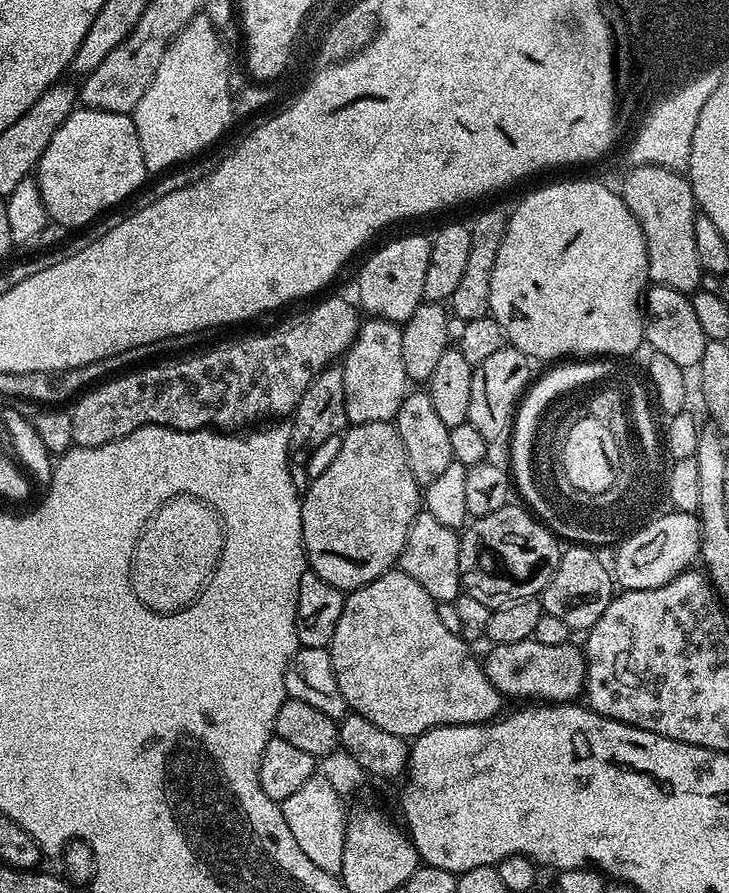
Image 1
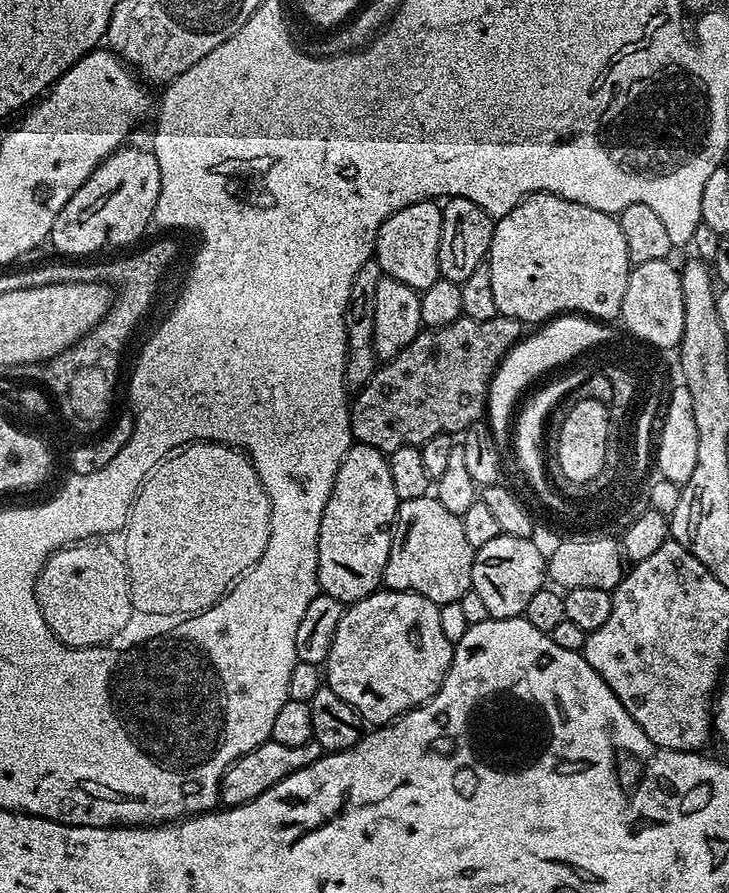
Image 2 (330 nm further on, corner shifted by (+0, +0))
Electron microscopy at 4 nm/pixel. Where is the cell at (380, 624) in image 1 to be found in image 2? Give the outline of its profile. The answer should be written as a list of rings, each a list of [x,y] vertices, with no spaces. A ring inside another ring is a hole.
[[[377,590],[370,593],[366,598],[357,600],[356,603],[345,607],[342,614],[342,622],[338,622],[338,634],[334,634],[334,642],[330,646],[330,654],[326,661],[326,684],[327,687],[334,690],[334,694],[338,694],[338,698],[342,698],[347,704],[354,706],[354,710],[358,710],[358,714],[364,719],[365,725],[379,726],[381,724],[391,724],[393,720],[398,719],[398,717],[409,712],[412,708],[418,708],[421,704],[431,700],[432,695],[442,686],[442,682],[450,670],[454,645],[446,638],[446,634],[442,634],[442,625],[438,618],[439,609],[440,605],[422,598],[422,594],[394,592],[391,590]]]

